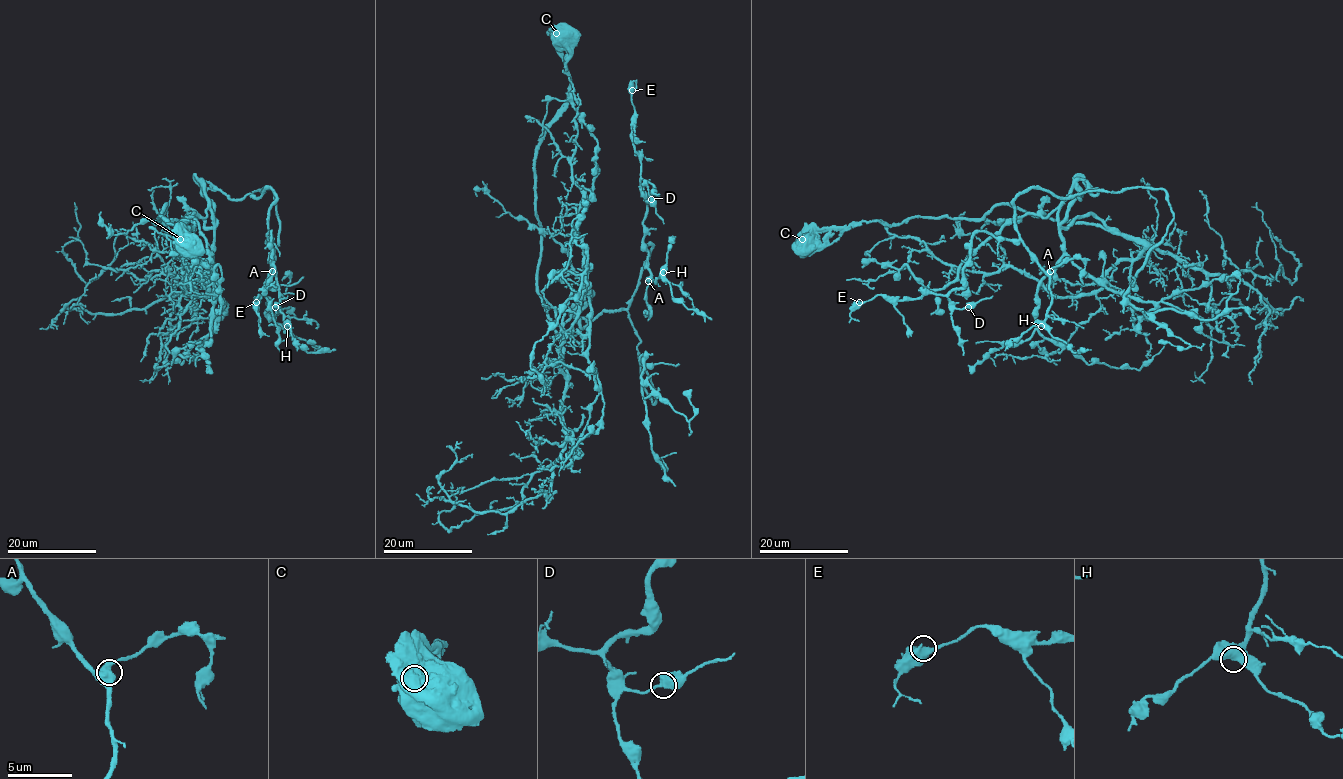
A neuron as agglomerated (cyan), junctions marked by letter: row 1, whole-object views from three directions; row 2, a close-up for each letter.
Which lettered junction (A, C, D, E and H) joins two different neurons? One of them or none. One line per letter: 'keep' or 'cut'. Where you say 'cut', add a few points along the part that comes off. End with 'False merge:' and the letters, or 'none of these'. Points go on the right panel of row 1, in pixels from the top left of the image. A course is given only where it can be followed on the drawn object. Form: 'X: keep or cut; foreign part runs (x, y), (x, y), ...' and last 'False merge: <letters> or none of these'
A: keep
C: keep
D: keep
E: keep
H: keep
False merge: none of these

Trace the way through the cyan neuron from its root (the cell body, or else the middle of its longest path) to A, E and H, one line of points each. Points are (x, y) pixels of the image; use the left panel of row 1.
A: (187, 246), (191, 221), (158, 218), (213, 227), (199, 180), (269, 188), (272, 271)
E: (187, 246), (191, 221), (158, 218), (213, 227), (199, 180), (269, 188), (256, 302)
H: (187, 246), (191, 221), (158, 218), (213, 227), (199, 180), (269, 188), (287, 326)

